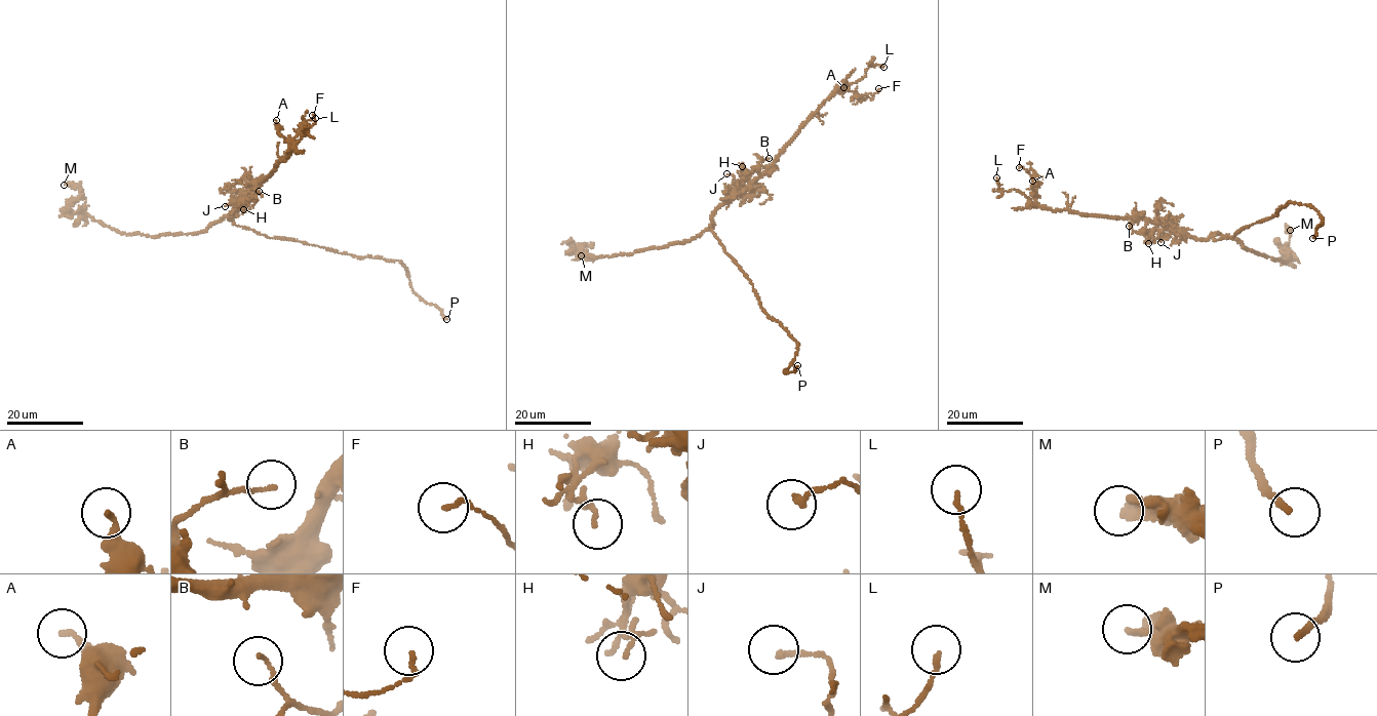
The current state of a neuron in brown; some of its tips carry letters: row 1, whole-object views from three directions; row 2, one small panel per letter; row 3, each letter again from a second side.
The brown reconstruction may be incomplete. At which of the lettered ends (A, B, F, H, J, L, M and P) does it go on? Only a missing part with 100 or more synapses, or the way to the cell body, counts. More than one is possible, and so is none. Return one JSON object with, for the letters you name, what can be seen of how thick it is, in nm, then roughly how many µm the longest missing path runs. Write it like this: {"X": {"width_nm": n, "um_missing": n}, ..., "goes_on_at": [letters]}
{"P": {"width_nm": 180, "um_missing": 3}, "goes_on_at": ["P"]}

